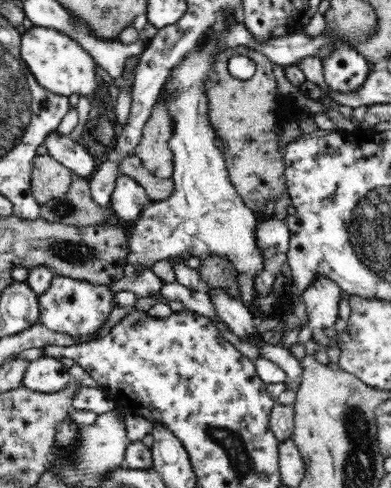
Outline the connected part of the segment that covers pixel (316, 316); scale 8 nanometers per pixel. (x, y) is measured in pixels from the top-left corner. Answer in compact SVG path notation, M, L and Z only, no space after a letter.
M319 277L302 294L309 324L317 331L335 326L343 291L326 277Z

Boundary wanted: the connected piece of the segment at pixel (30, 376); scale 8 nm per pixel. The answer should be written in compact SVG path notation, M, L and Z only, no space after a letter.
M42 356L28 362L21 386L30 390L52 395L72 382L69 369L60 359Z

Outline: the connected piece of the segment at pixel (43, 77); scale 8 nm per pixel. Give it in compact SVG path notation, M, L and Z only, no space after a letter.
M38 25L28 28L21 34L20 54L38 84L57 95L95 96L105 83L104 78L96 75L98 63L92 55L82 48L72 37L56 30Z

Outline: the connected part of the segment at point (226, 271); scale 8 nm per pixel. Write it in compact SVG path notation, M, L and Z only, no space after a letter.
M208 256L208 259L201 262L198 270L202 283L206 284L210 291L220 289L234 299L241 298L237 272L226 259L222 259L221 256Z

